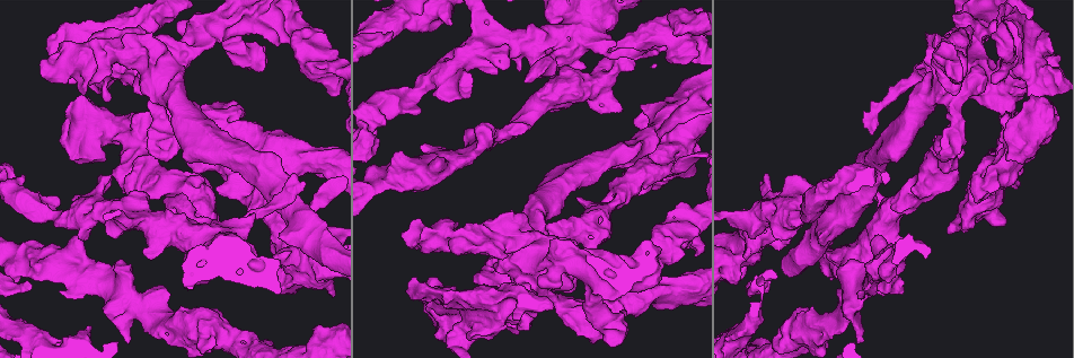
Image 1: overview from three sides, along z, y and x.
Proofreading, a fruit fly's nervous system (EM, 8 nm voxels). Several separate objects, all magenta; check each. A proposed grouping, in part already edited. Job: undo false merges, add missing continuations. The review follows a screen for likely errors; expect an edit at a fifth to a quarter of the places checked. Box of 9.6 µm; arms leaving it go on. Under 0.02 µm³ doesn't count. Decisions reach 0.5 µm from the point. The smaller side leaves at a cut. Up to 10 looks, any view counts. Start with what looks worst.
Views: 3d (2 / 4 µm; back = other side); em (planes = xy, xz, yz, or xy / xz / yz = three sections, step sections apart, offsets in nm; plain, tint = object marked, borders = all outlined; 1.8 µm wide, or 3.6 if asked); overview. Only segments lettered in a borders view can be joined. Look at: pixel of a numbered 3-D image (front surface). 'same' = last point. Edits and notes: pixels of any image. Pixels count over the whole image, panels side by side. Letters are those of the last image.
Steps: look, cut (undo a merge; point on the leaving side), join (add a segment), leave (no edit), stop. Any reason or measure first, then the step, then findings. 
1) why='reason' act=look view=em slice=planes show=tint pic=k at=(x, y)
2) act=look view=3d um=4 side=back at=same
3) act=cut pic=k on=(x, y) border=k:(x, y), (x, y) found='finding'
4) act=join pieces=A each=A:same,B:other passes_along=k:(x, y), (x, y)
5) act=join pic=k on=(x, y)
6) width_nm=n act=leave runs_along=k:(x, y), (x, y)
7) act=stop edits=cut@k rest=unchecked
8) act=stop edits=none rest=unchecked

act=look view=em um=3.6 slice=xy step=8 show=borders pic=1 at=(290, 24)

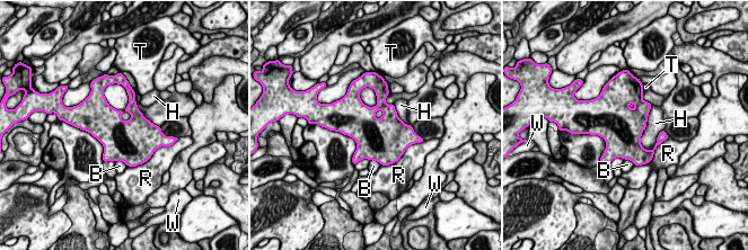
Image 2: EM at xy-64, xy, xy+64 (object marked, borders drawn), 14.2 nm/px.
act=leave each=B:other,H:other,R:other,T:other,W:other found='continuous, no second neuron'

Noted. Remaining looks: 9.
why='a fork' act=look view=3d um=4 pic=1 at=(834, 320)

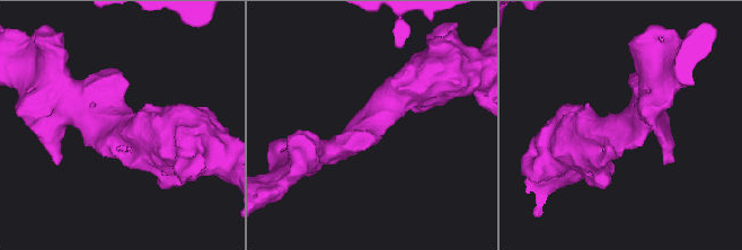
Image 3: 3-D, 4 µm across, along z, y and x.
why='now the EM' act=look view=em slice=planes show=tint pic=3 at=(623, 120)

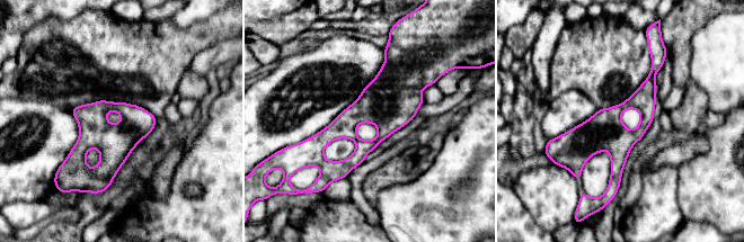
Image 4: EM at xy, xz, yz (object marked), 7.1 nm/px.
why='what lies round it' act=look view=em slice=planes show=borders at=same

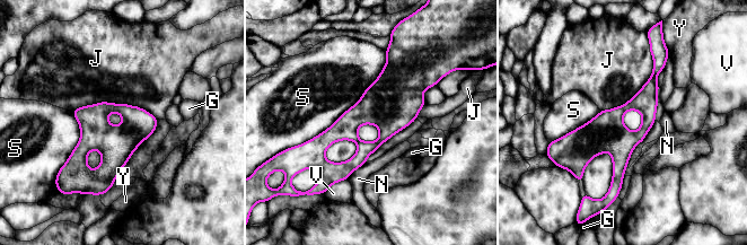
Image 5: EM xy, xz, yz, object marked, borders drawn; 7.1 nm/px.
act=leave each=G:other,J:other,N:other,S:other,V:other,Y:other runs_along=5:(659, 67), (580, 175) found='one neuron here'

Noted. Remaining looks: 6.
why='sudden change in width' act=look view=em um=3.6 slice=xz step=8 show=borders pic=1 at=(234, 227)

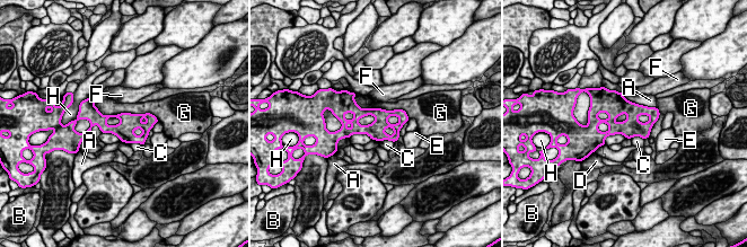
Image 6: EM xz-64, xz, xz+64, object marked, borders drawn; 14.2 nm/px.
width_nm=380 act=leave each=A:other,B:other,C:other,D:other,E:other,F:other,G:other,H:other border=6:(94, 100), (102, 114), (159, 121) found='one neuron here'

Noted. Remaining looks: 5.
why='sudden change in width' act=look view=3d um=4 pic=1 at=(889, 224)

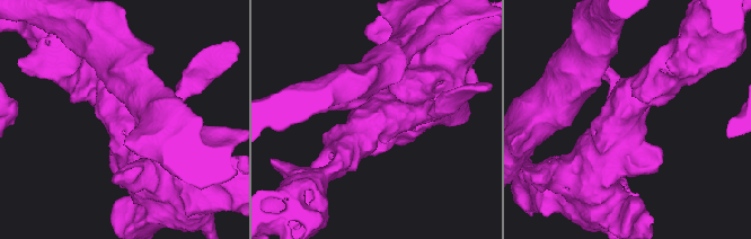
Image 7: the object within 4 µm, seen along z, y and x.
why='shape alone is not enough' act=look view=em um=3.6 slice=xy step=4 show=tint pic=7 at=(627, 121)

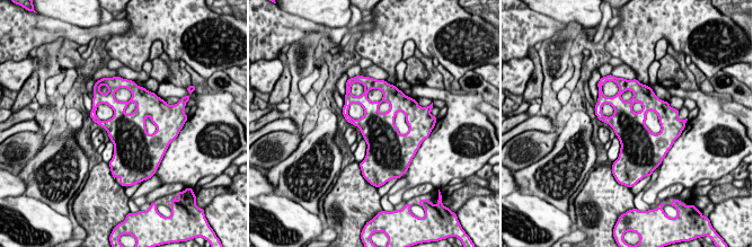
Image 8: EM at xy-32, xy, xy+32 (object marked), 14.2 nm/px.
why='cut it another way' act=look view=em um=3.6 slice=planes show=borders at=same

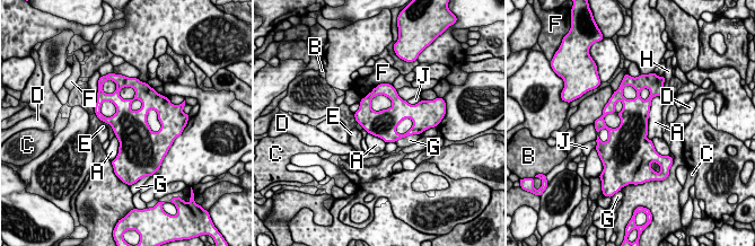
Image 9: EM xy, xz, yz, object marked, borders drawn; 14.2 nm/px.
act=leave each=A:other,B:other,C:other,D:other,E:other,F:other,G:other,H:other,J:other border=9:(659, 95), (651, 100), (647, 140) found='continuous, no second neuron'

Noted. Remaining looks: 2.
act=stop edits=none rest=unchecked

